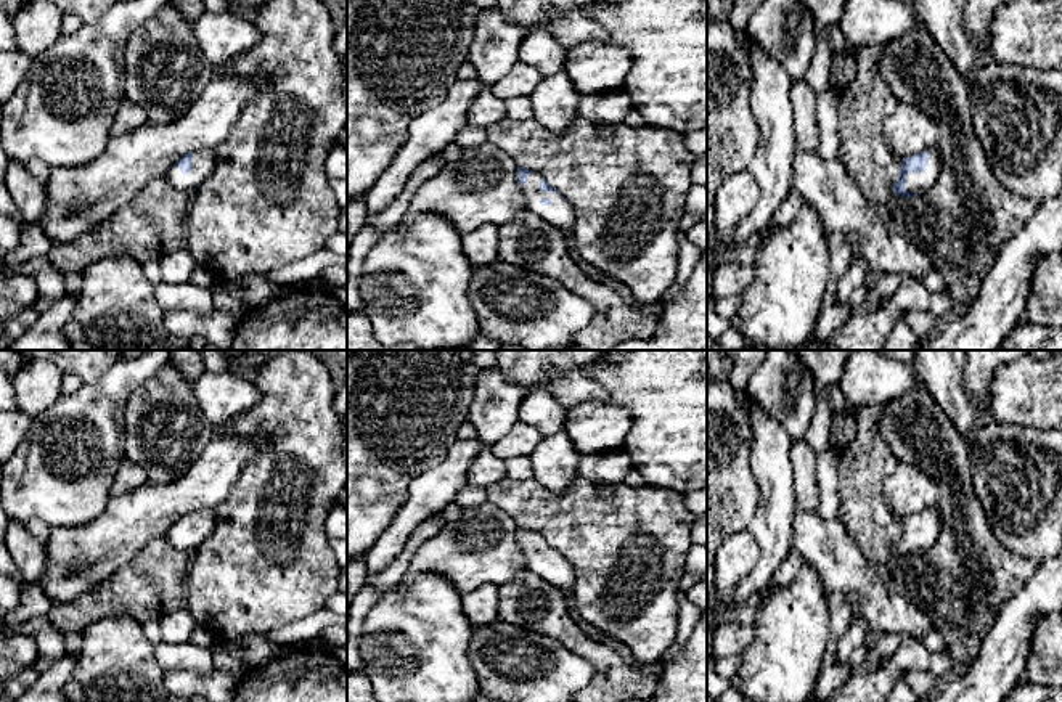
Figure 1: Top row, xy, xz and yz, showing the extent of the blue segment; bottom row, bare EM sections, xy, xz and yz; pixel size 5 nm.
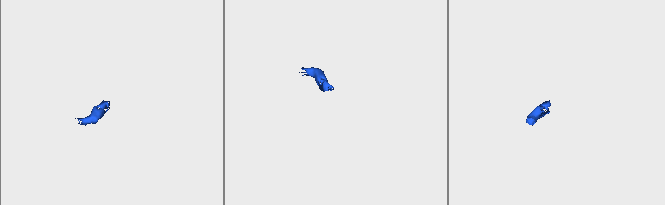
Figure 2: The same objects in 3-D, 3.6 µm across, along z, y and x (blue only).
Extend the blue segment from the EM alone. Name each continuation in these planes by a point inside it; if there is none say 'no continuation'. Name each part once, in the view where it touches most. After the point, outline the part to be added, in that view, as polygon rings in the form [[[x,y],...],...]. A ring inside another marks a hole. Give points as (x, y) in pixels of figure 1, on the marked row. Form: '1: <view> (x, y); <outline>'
1: yz (914, 183); [[[933,146],[929,151],[929,165],[922,170],[921,175],[916,172],[909,172],[905,180],[905,188],[911,194],[919,194],[921,191],[925,191],[929,186],[932,186],[940,172],[940,154],[938,148]]]

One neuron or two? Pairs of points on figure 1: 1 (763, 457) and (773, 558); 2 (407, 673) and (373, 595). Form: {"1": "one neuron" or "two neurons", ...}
{"1": "one neuron", "2": "two neurons"}

